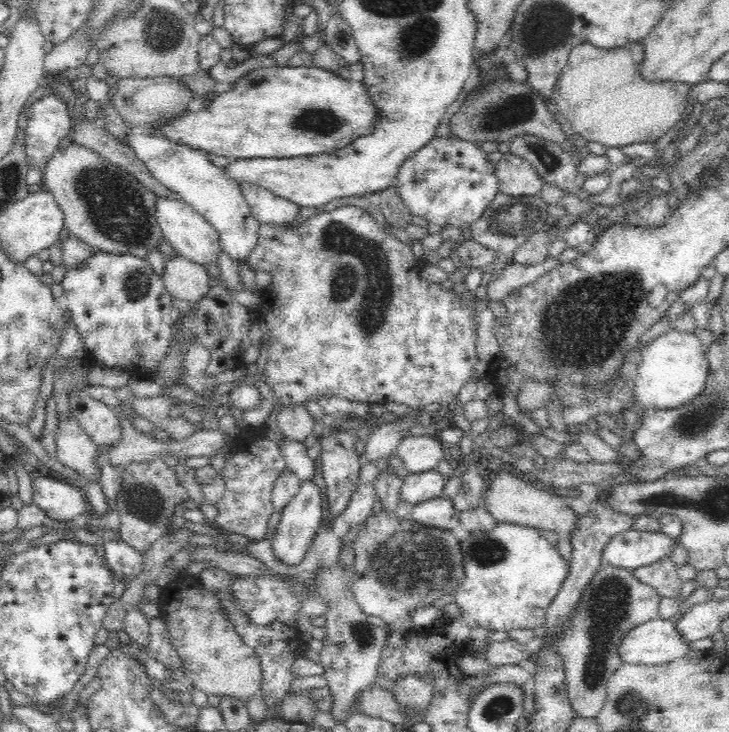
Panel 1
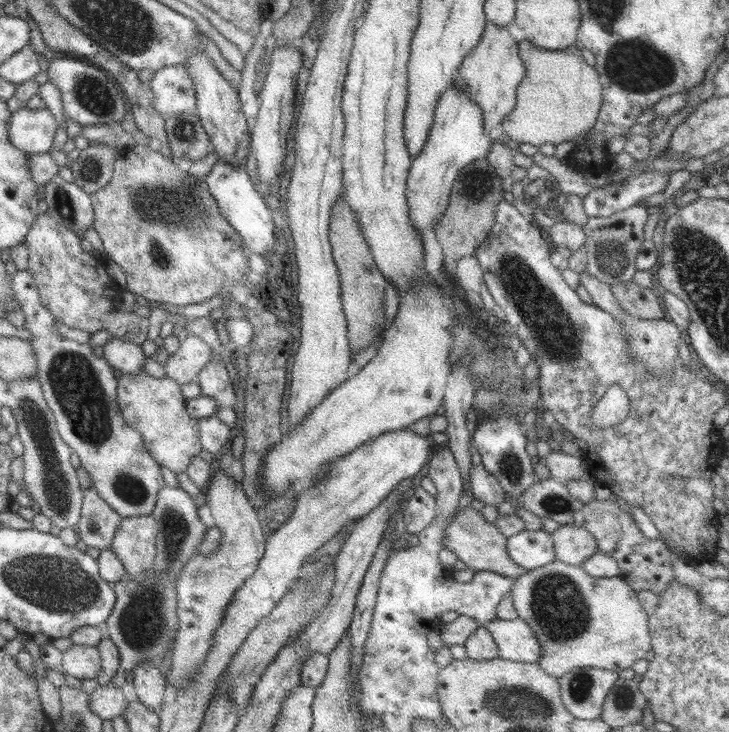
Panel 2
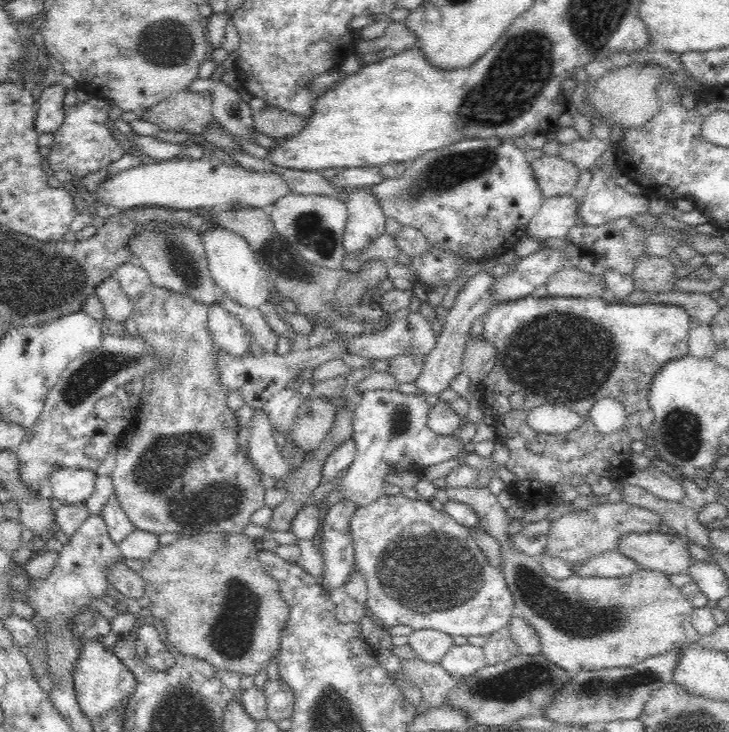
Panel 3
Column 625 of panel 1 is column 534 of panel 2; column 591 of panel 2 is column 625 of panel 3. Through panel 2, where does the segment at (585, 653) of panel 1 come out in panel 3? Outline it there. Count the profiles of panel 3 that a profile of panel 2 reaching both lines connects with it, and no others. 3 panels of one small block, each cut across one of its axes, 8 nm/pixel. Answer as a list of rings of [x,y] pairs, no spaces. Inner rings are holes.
[[[445,486],[448,499],[452,502],[471,506],[480,519],[479,530],[486,531],[496,541],[500,541],[505,559],[504,578],[508,589],[514,595],[516,610],[514,615],[522,616],[536,627],[542,639],[541,653],[548,660],[570,673],[596,672],[608,668],[630,668],[646,658],[664,654],[673,648],[687,646],[699,637],[692,624],[693,606],[671,582],[666,573],[642,571],[618,578],[601,576],[572,575],[568,580],[554,580],[543,570],[537,558],[514,555],[510,549],[511,539],[506,534],[509,513],[505,511],[488,487],[457,488]]]

